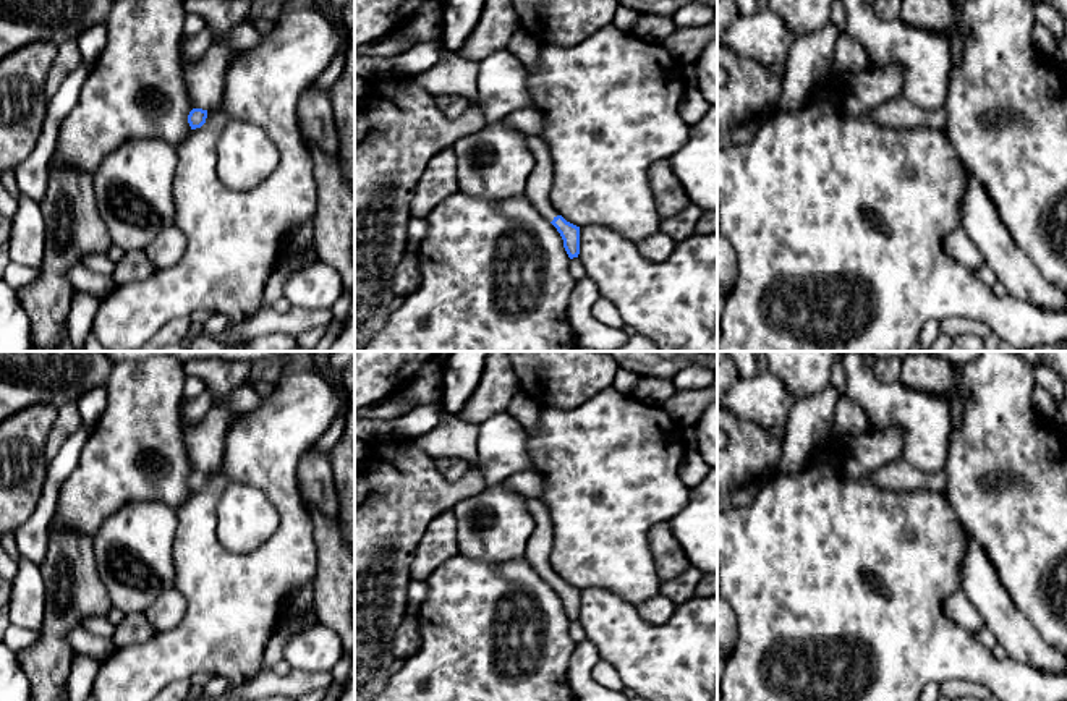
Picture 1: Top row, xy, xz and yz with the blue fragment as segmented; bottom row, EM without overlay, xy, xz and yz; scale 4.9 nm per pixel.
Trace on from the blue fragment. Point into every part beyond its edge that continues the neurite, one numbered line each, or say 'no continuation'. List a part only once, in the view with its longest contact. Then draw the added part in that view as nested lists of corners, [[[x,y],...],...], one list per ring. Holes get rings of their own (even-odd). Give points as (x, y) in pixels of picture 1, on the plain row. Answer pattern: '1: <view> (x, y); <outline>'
1: xz (538, 551); [[[526,499],[526,507],[534,518],[536,528],[528,541],[525,559],[549,584],[552,584],[559,578],[549,560],[554,539],[552,520],[541,499]]]

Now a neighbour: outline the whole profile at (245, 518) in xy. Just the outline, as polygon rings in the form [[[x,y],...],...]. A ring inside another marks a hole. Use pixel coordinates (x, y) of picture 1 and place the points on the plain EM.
[[[230,484],[217,507],[217,537],[232,552],[264,544],[277,528],[277,513],[266,495],[244,484]]]

